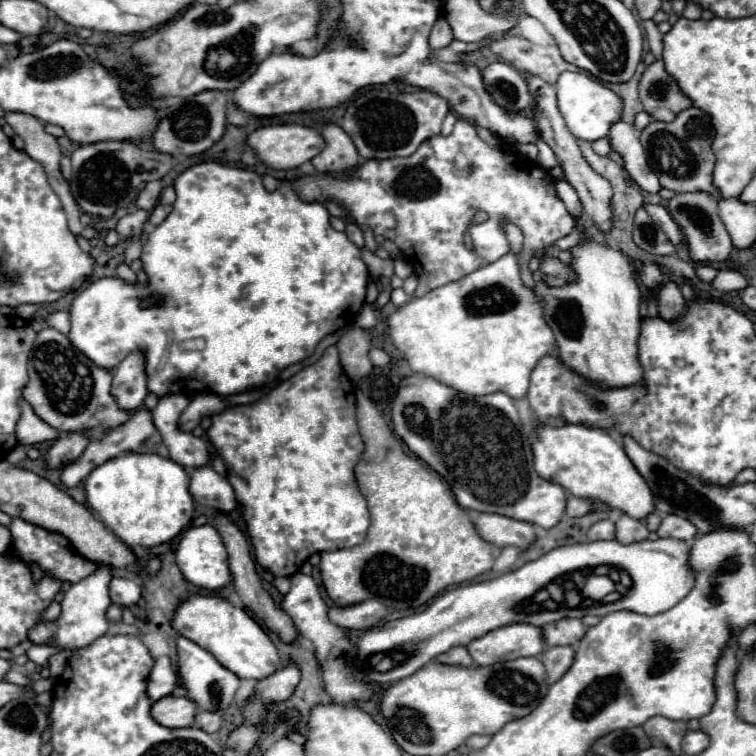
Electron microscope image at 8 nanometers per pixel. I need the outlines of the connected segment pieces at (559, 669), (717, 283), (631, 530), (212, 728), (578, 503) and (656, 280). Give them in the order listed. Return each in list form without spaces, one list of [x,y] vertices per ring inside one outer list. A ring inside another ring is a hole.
[[[566,645],[566,647],[548,647],[542,653],[542,661],[544,667],[548,671],[548,683],[556,683],[572,665],[574,661],[574,647]]]
[[[724,269],[724,271],[718,271],[716,279],[712,281],[712,287],[718,289],[718,291],[740,291],[744,287],[748,287],[748,281],[738,273],[738,271],[730,271],[730,269]]]
[[[622,515],[616,521],[616,539],[620,543],[628,543],[628,541],[644,541],[648,537],[648,527],[644,521],[634,519],[630,515]]]
[[[200,711],[200,713],[196,715],[196,725],[198,725],[200,729],[204,729],[206,733],[216,733],[216,731],[220,731],[220,727],[222,727],[222,717],[220,717],[218,713]]]
[[[570,495],[570,497],[568,497],[566,513],[568,513],[568,517],[582,517],[582,515],[590,513],[592,505],[594,505],[592,499],[582,499],[582,497],[574,497],[574,495]]]
[[[646,263],[642,267],[642,273],[640,273],[640,283],[648,289],[648,291],[654,291],[658,289],[658,285],[662,283],[662,271],[656,263]]]

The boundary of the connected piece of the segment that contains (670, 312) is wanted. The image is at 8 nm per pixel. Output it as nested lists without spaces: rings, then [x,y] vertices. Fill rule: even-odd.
[[[674,283],[662,285],[658,291],[658,315],[664,321],[674,323],[680,319],[684,309],[686,309],[686,301],[684,301],[680,289]]]

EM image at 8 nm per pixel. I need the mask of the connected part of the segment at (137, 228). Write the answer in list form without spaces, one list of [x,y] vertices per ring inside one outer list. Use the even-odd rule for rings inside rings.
[[[136,209],[128,215],[124,215],[122,219],[118,219],[116,223],[116,233],[122,237],[122,239],[130,239],[130,237],[140,237],[142,235],[142,227],[144,223],[148,221],[148,211],[144,209]]]

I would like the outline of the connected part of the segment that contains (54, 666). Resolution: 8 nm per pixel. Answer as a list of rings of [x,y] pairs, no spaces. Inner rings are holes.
[[[62,650],[48,659],[48,669],[50,669],[52,677],[62,675],[62,671],[64,671],[70,655],[72,655],[72,650]]]

